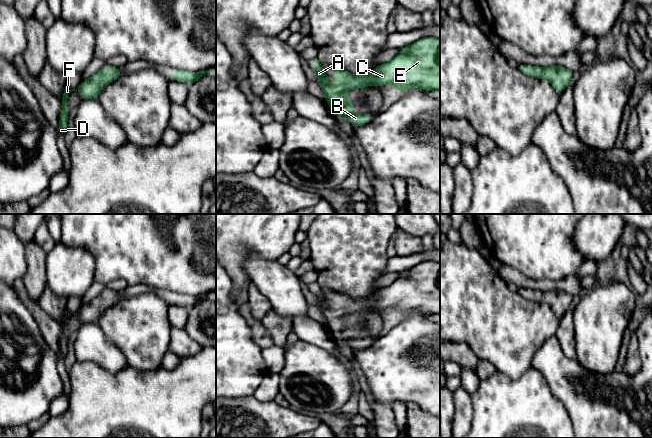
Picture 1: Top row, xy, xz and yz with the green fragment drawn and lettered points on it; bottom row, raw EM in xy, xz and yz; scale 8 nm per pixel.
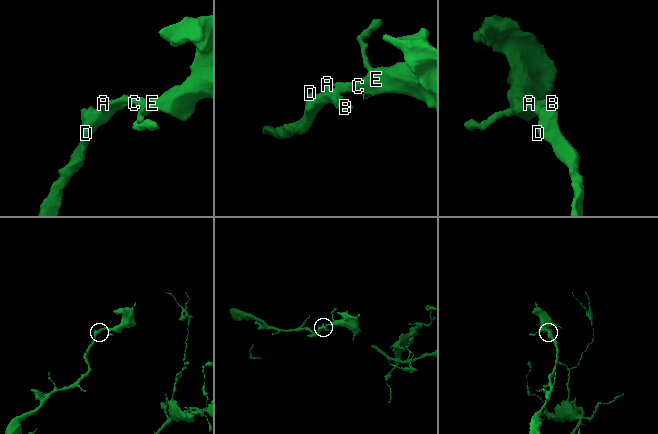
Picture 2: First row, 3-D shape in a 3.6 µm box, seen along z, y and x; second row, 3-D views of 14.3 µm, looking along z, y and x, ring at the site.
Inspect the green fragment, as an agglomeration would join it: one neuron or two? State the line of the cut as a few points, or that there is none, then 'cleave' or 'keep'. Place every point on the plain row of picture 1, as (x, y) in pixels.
no cut; keep

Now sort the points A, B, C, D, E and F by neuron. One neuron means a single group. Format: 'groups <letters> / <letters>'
groups A B C D E F

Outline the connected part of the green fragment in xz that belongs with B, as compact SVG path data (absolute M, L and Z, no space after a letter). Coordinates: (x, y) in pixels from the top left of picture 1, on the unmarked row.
M424 261L403 272L403 275L397 278L389 286L380 288L375 291L369 298L354 299L348 295L336 293L331 299L335 302L338 310L335 311L328 306L325 296L328 293L321 291L321 287L316 282L315 290L310 291L316 297L316 305L323 313L326 320L326 326L332 333L336 343L347 343L357 352L368 347L371 344L368 338L355 338L353 335L351 322L344 318L345 315L355 312L365 312L369 309L383 310L391 308L392 312L399 316L408 316L411 311L421 312L426 315L436 316L440 314L440 262Z

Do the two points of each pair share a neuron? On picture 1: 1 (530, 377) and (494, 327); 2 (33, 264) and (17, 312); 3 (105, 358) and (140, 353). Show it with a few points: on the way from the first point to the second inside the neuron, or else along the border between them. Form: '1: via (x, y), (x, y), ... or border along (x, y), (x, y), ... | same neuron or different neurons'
1: border along (530, 366), (515, 378), (511, 378), (503, 373) | different neurons
2: border along (11, 285), (19, 300), (34, 320) | different neurons
3: border along (108, 338), (120, 350), (129, 366) | different neurons

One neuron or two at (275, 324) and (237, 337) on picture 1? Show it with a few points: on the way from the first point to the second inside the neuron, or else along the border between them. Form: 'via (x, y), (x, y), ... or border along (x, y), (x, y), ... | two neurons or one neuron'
border along (239, 311), (249, 327), (251, 338), (262, 348) | two neurons

